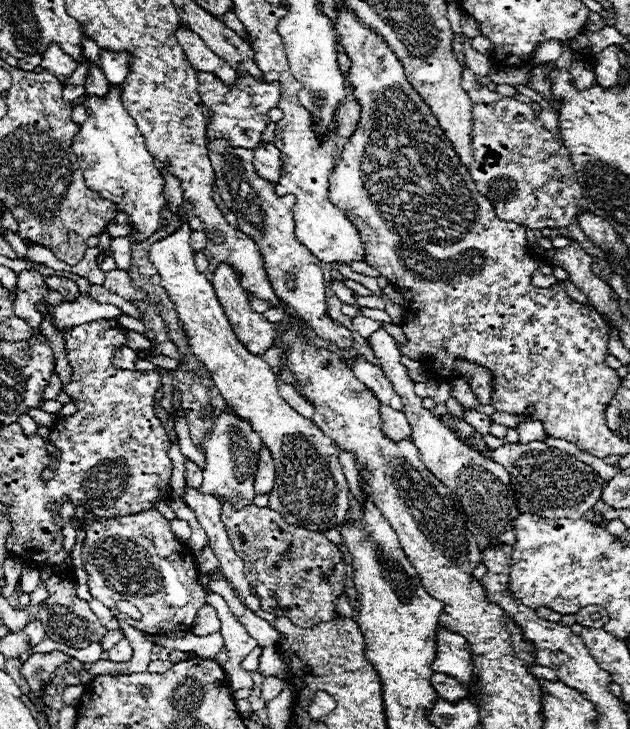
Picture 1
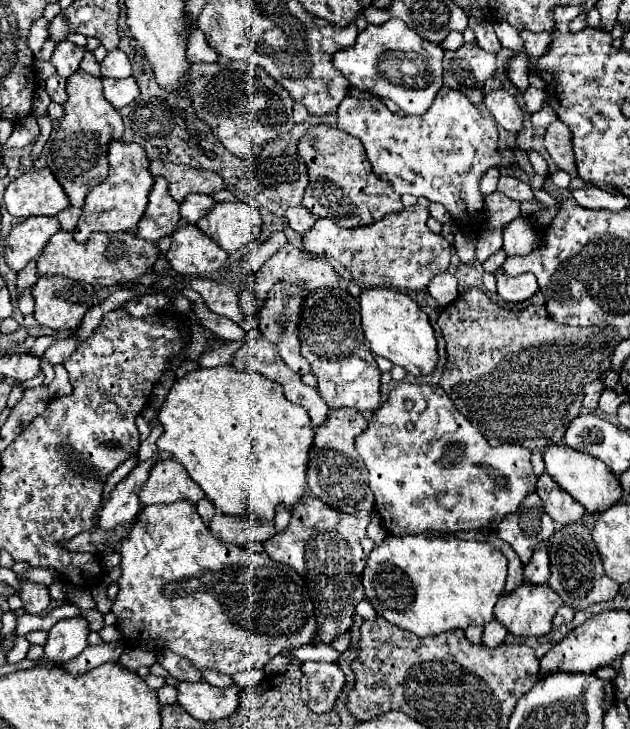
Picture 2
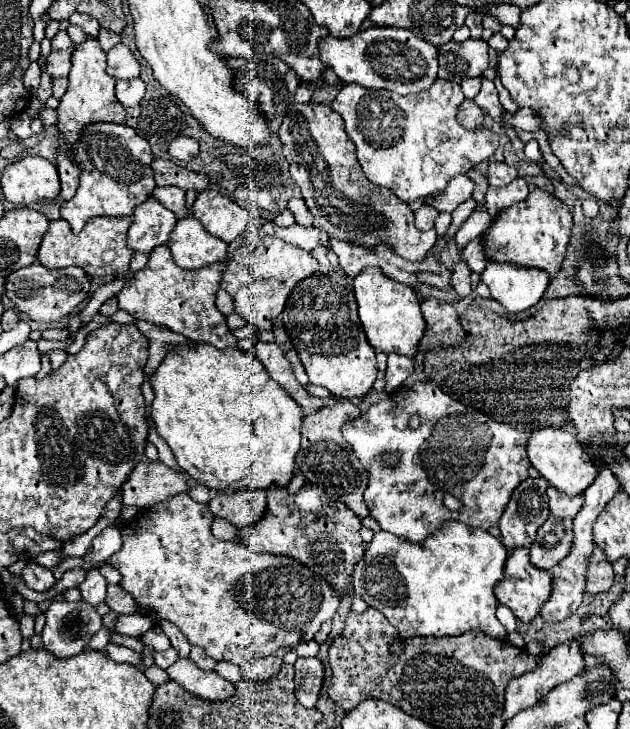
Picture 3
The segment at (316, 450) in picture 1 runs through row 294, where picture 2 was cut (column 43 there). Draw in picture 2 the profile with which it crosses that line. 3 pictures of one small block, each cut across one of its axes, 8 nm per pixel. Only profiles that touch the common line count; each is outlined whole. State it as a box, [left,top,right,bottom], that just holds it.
[4,168,70,218]

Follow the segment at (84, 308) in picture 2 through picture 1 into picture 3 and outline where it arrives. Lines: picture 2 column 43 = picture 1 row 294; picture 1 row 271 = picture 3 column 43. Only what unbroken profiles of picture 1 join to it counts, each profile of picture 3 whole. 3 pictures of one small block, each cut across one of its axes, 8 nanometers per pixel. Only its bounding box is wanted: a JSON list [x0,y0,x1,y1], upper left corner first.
[4,260,90,322]

